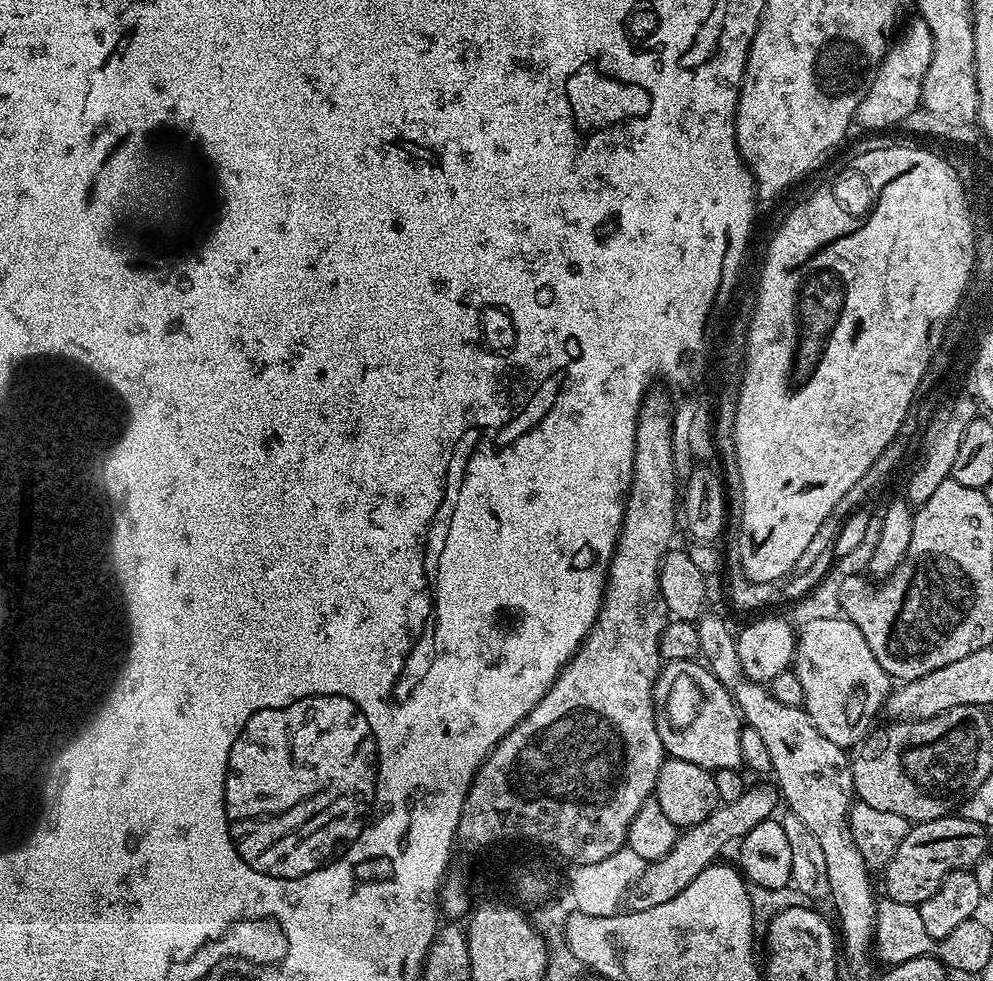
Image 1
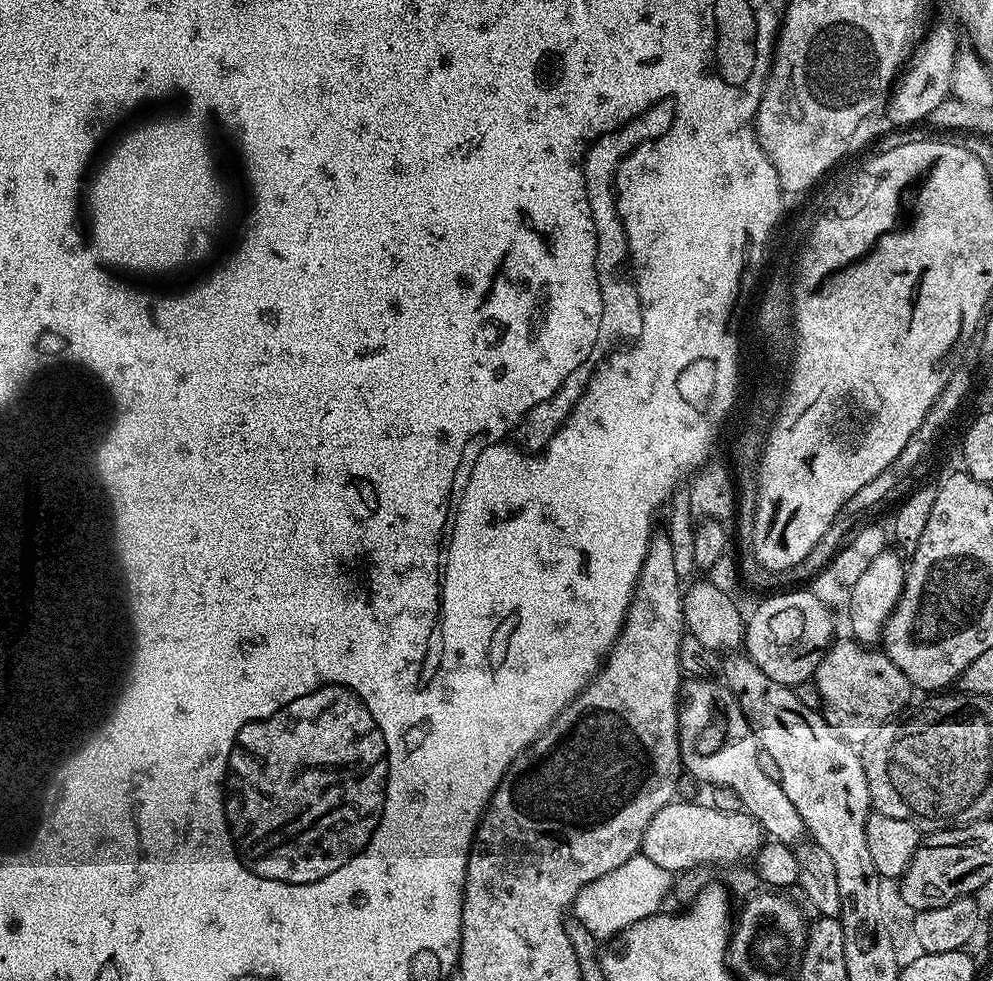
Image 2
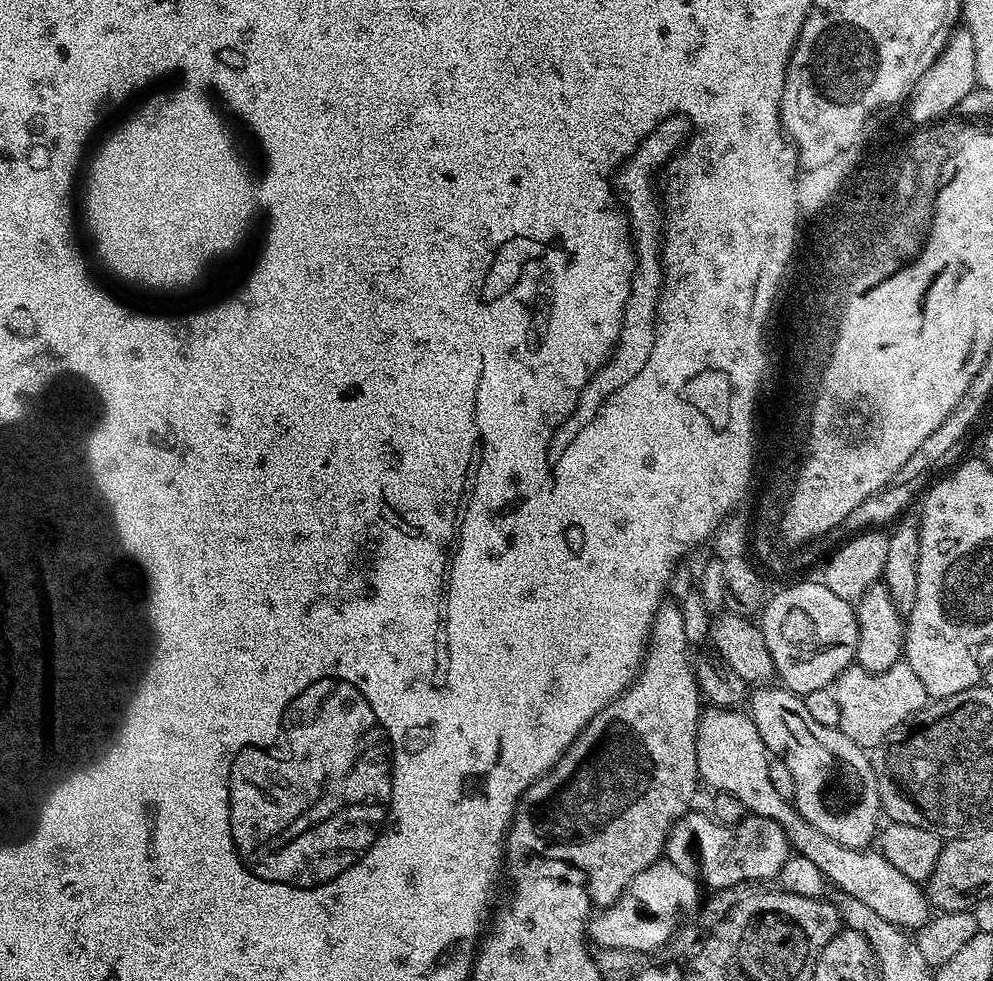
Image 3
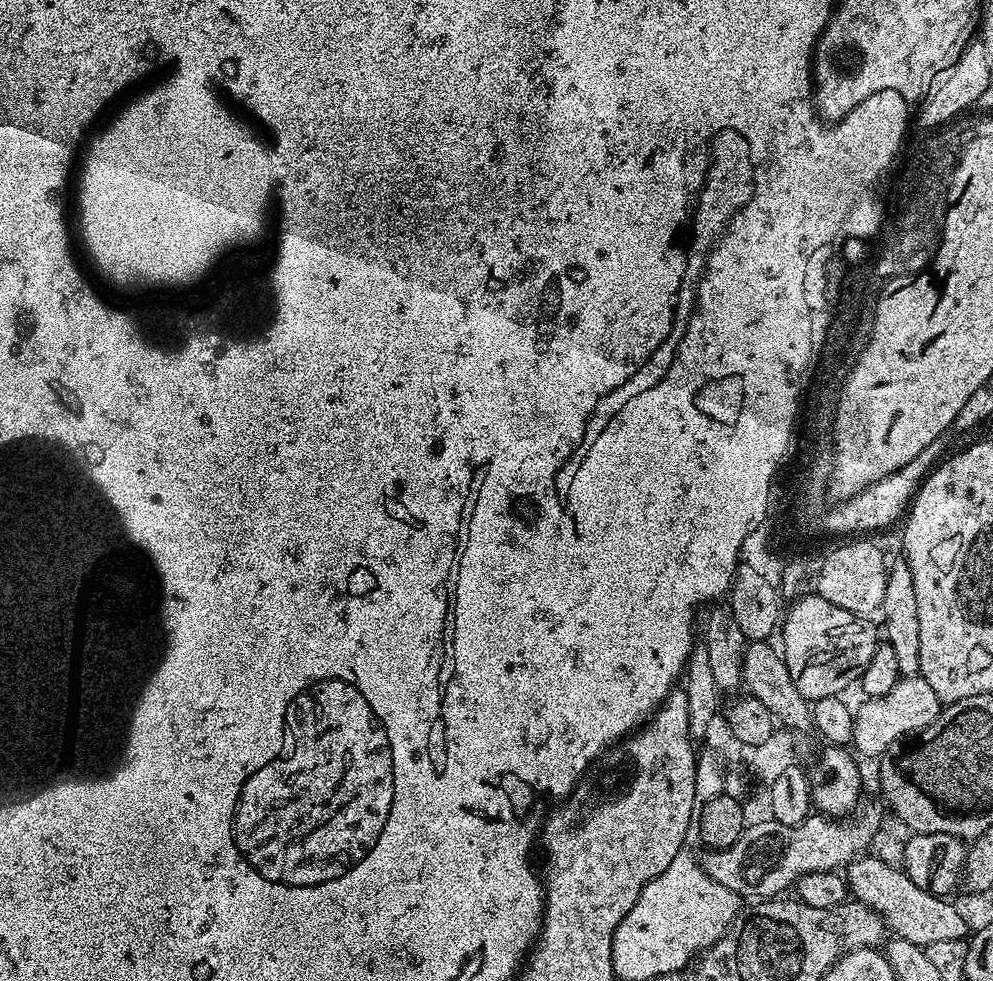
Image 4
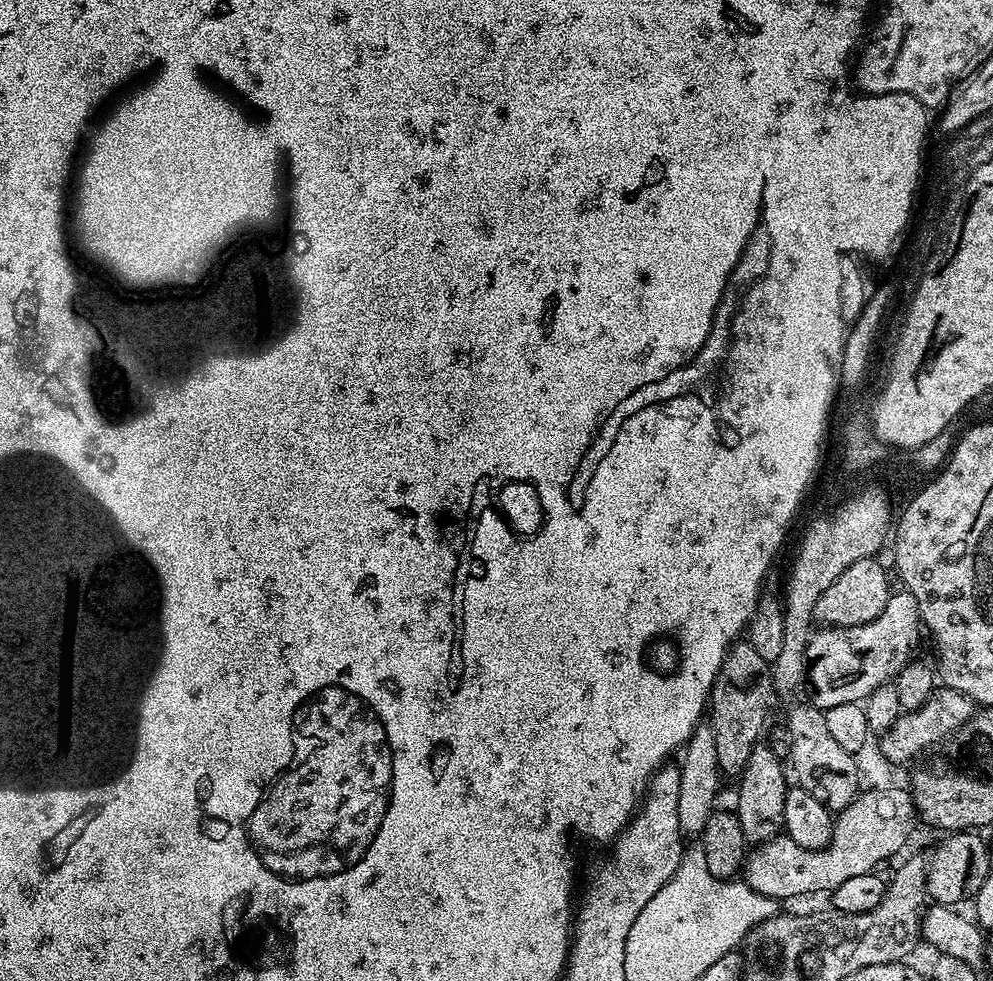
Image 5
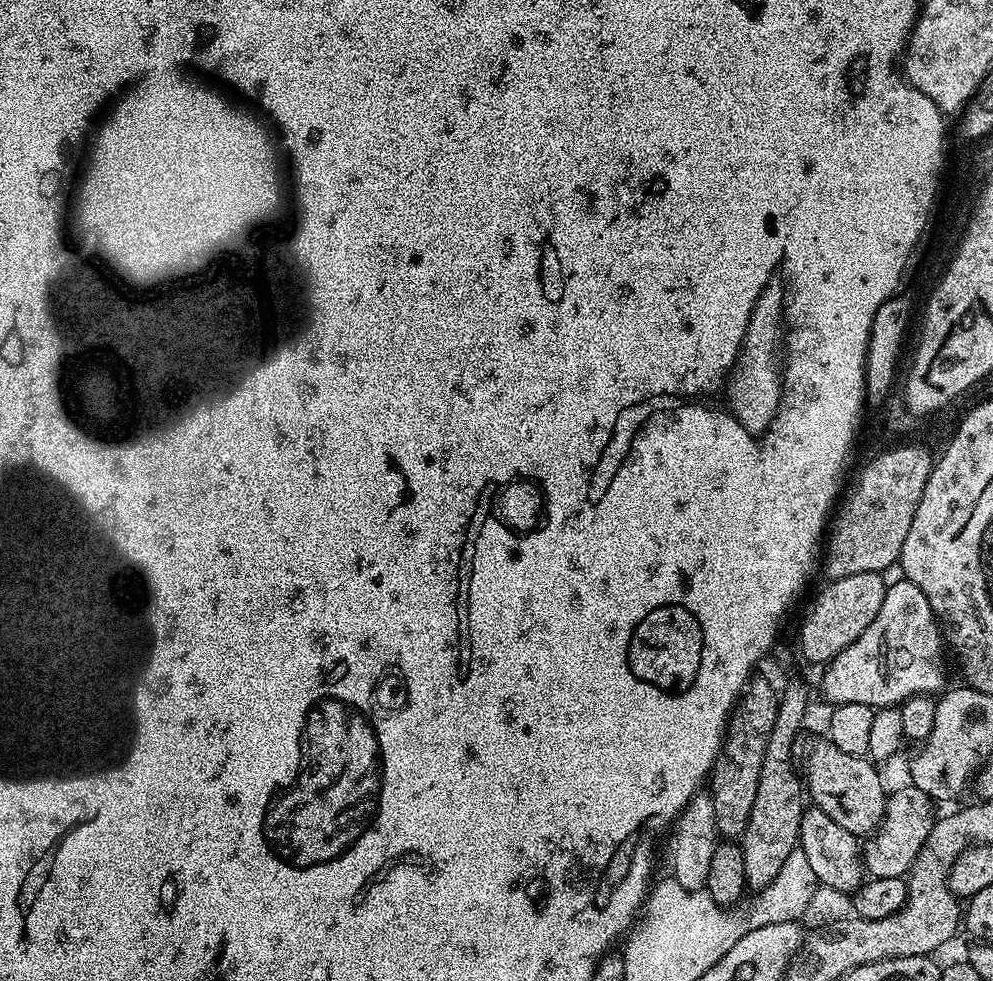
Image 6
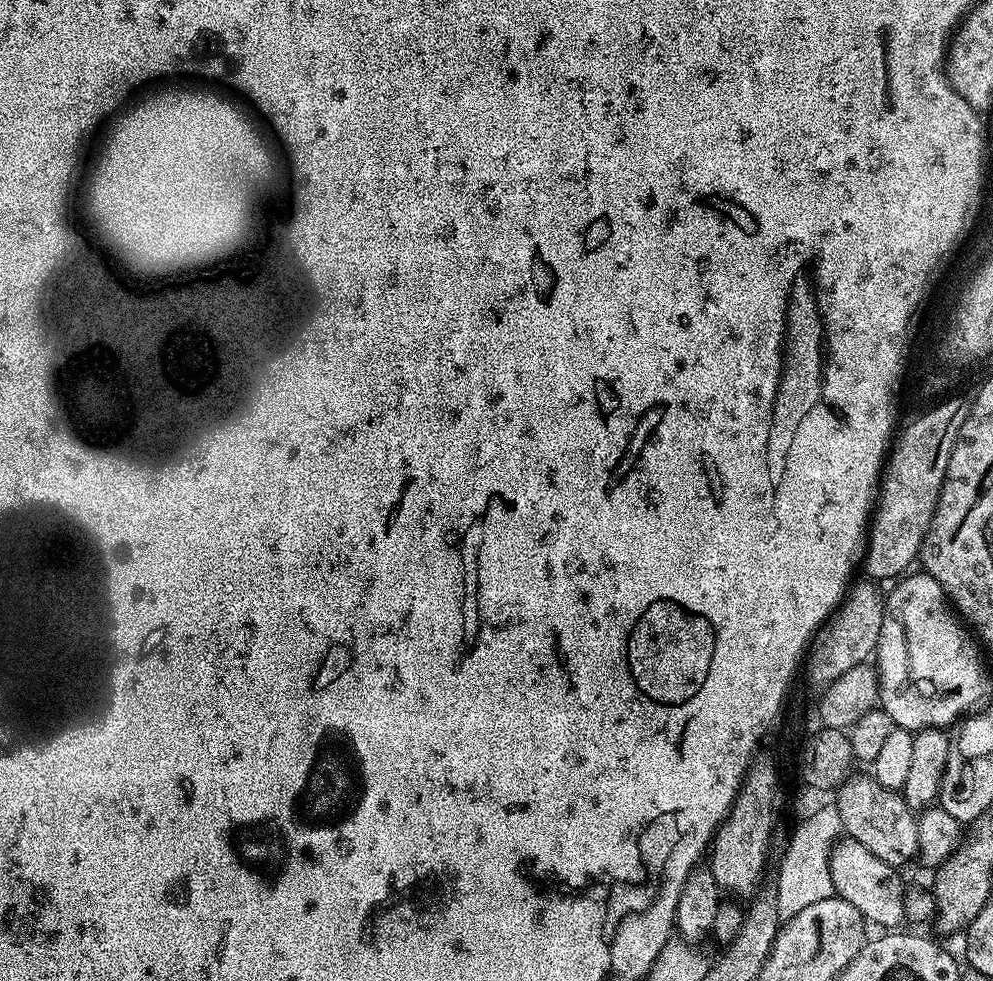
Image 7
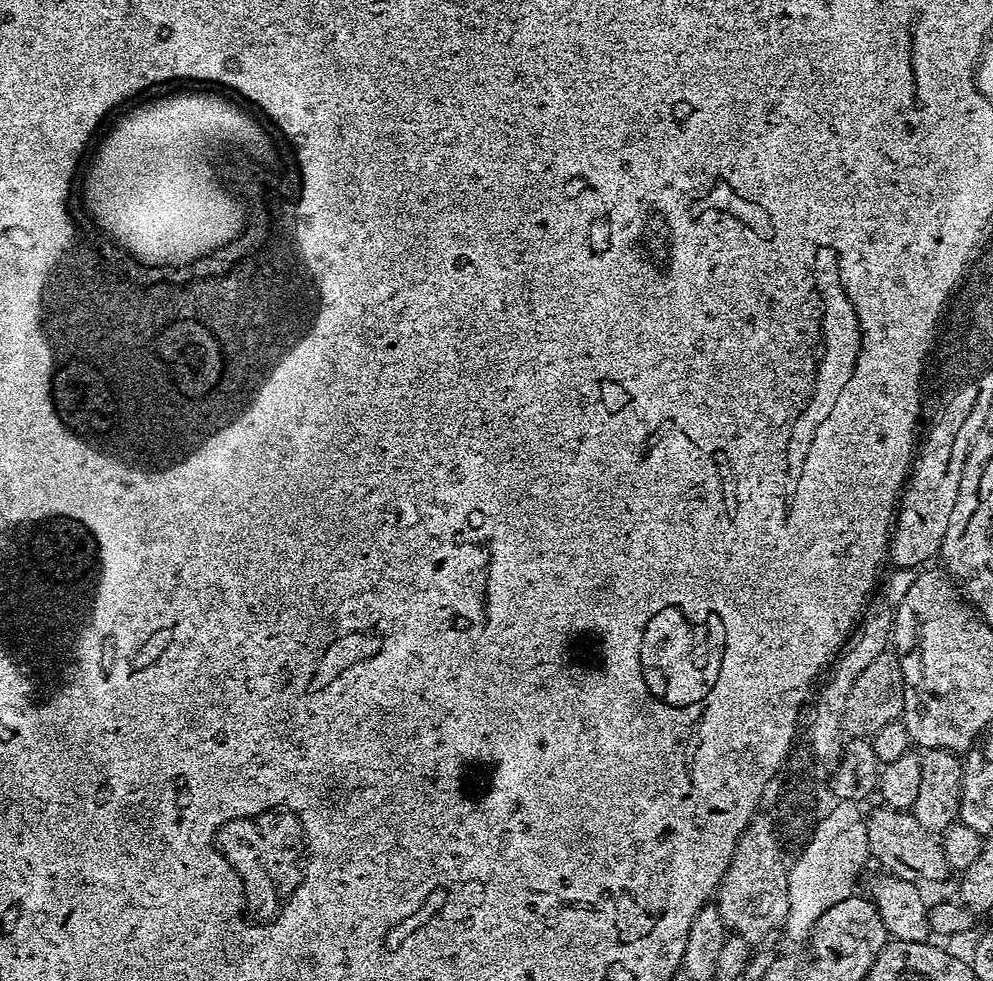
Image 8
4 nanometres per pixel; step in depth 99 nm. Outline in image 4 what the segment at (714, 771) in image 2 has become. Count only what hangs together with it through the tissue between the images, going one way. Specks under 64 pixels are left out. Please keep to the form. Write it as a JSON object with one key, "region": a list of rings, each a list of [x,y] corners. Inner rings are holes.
{"region":[[[873,854],[857,856],[846,868],[849,893],[859,903],[873,908],[884,918],[889,929],[906,942],[927,946],[934,942],[943,942],[945,938],[965,939],[969,935],[962,914],[958,914],[955,903],[943,896],[935,896],[910,882],[910,878],[899,867],[891,868],[884,860]]]}

